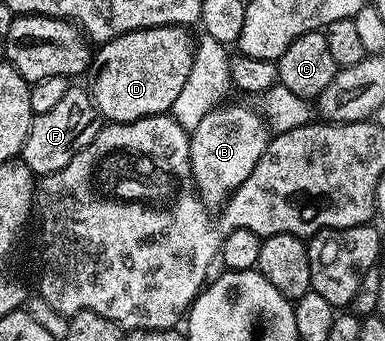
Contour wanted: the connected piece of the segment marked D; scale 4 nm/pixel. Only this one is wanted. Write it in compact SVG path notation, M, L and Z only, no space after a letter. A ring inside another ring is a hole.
M142 27L109 40L92 54L85 90L108 124L170 112L192 68L193 39L186 33L180 27Z

